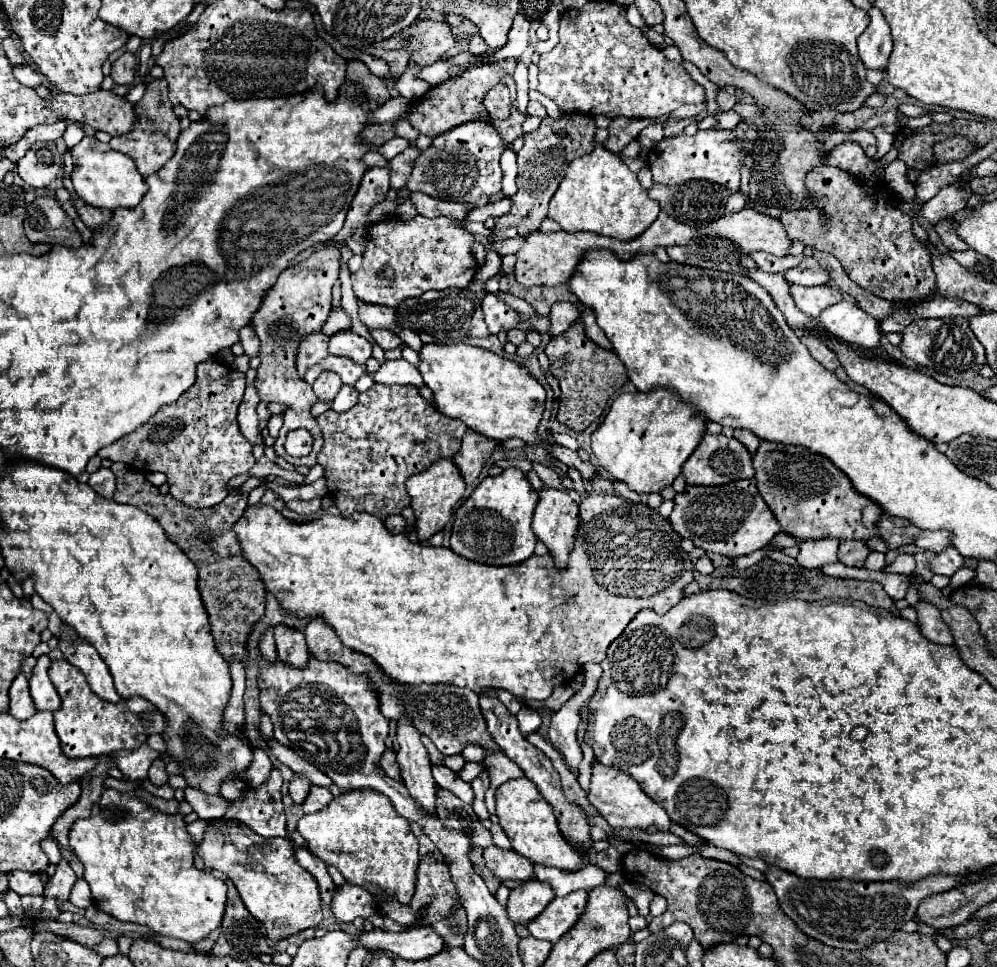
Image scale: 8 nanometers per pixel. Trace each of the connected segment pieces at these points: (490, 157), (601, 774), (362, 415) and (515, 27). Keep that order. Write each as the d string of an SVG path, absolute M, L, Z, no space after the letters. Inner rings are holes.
M466 122L464 126L434 138L432 146L416 160L406 188L410 192L424 192L438 200L476 202L476 206L488 204L488 196L502 190L502 170L498 160L506 150L500 136L494 132L496 130L492 130L486 122Z
M598 760L592 762L592 778L590 778L588 800L600 810L600 814L604 816L604 820L612 828L640 828L640 830L646 830L650 826L656 826L658 830L668 832L668 828L672 824L672 820L662 810L662 806L652 802L642 792L642 788L634 782L632 776L628 776L626 772L616 770L612 766L604 766Z
M374 384L370 390L362 392L356 406L344 414L326 410L318 416L318 426L324 436L322 452L318 454L318 464L324 468L324 478L334 504L342 516L352 516L354 512L368 512L380 520L386 520L392 514L402 514L410 506L410 496L406 494L404 482L428 470L440 458L452 458L460 450L464 432L468 430L464 422L446 418L430 402L426 402L416 386L386 386Z
M516 14L514 16L514 22L512 22L512 28L510 28L510 34L508 34L508 44L500 50L494 50L494 52L488 52L484 56L488 58L496 58L496 60L506 60L506 58L520 58L522 52L526 50L528 46L528 28L530 28L530 22L524 14Z

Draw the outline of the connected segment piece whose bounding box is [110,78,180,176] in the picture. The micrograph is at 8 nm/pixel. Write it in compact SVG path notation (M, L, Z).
M164 78L160 80L150 80L146 84L146 92L142 96L140 102L134 104L136 106L136 114L138 114L138 122L134 124L134 128L122 136L114 136L110 140L112 150L118 150L126 156L130 156L136 162L136 168L142 176L152 174L156 170L160 170L174 154L176 150L176 140L180 136L180 126L178 126L178 116L172 110L172 104L168 100L168 82Z

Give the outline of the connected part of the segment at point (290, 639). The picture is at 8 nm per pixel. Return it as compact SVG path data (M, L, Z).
M276 626L274 636L276 636L278 660L294 668L306 668L308 648L304 642L304 634L298 630L290 630L286 626Z

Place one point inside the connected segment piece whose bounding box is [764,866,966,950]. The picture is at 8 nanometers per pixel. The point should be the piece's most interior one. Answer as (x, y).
(840, 913)

